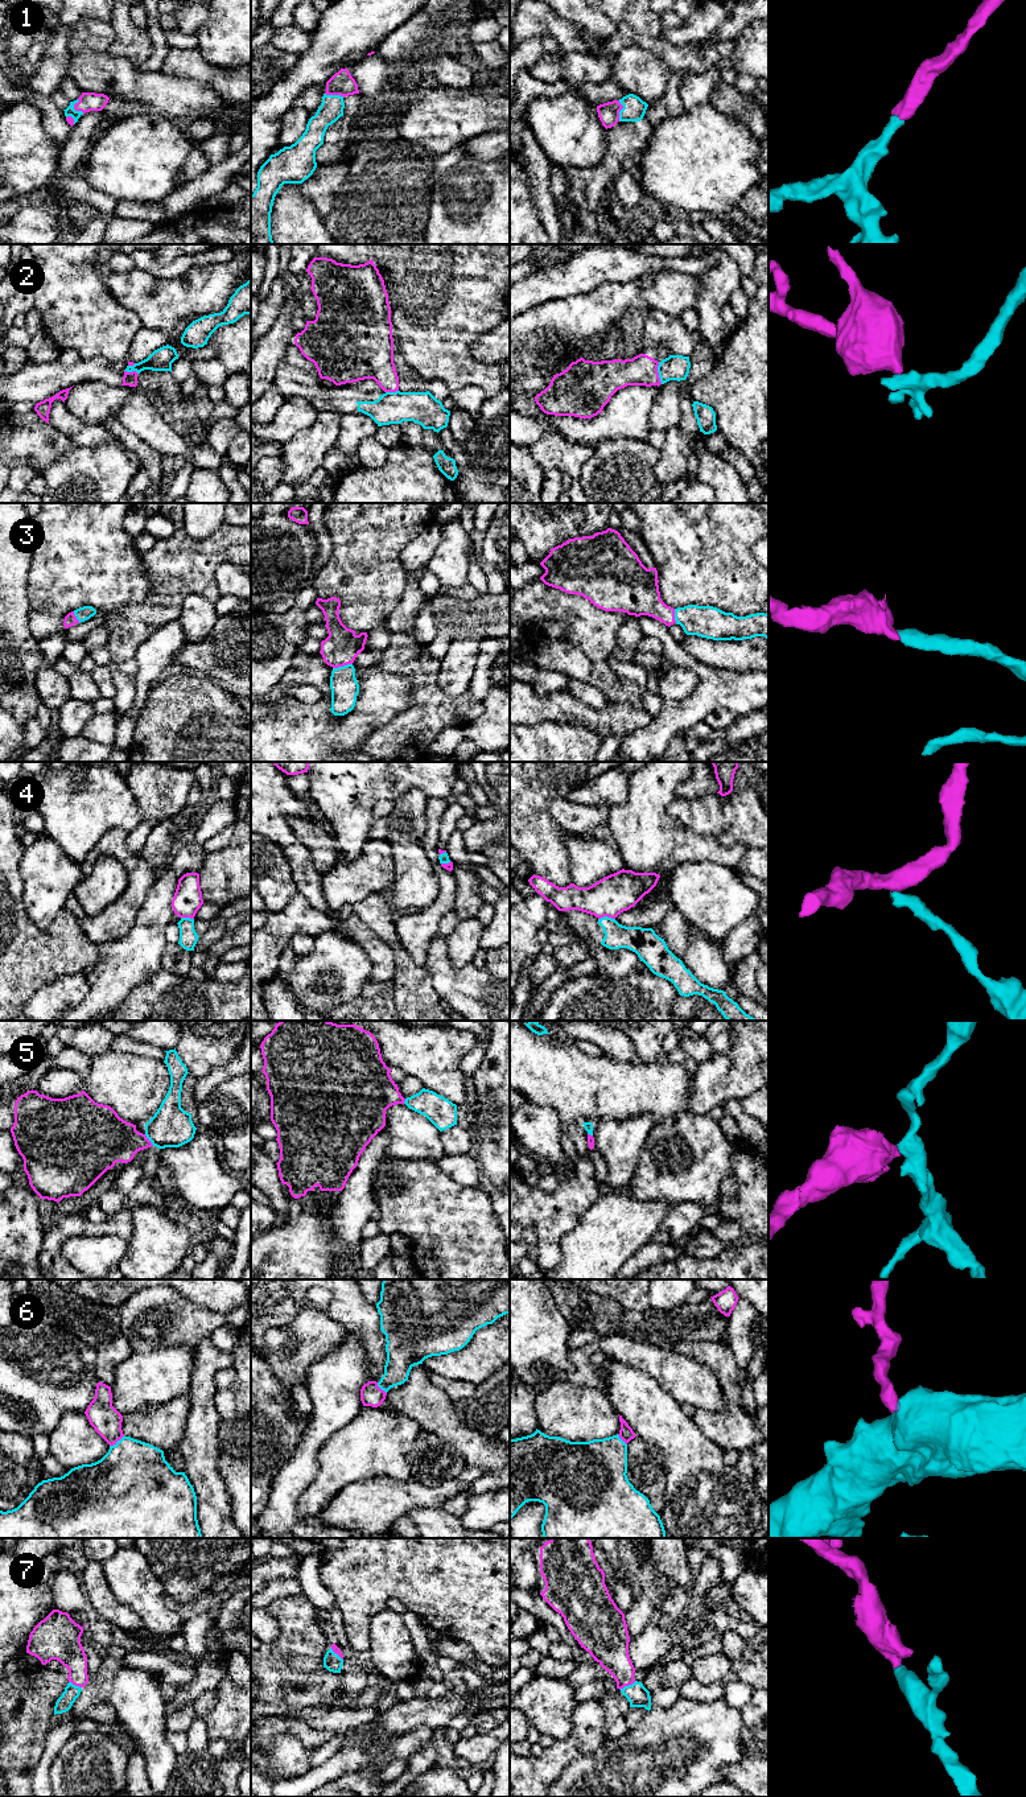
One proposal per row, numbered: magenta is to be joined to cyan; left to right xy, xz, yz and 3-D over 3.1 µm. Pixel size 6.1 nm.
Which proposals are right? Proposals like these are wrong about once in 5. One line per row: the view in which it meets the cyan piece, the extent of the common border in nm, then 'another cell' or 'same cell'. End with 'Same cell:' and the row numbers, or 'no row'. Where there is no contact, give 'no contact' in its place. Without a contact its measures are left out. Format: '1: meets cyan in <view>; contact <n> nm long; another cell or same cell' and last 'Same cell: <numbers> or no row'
1: meets cyan in xy; contact 100 nm long; same cell
2: meets cyan in yz; contact 140 nm long; another cell
3: meets cyan in xz; contact 120 nm long; same cell
4: meets cyan in yz; contact 100 nm long; another cell
5: meets cyan in xy; contact 90 nm long; another cell
6: meets cyan in xy; contact 120 nm long; same cell
7: meets cyan in yz; contact 120 nm long; same cell
Same cell: 1, 3, 6, 7

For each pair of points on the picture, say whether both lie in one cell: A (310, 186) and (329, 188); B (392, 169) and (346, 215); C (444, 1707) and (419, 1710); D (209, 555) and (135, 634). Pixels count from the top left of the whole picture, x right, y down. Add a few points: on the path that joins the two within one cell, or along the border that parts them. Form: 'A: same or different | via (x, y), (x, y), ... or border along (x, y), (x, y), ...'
A: same | via (314, 188), (325, 188)
B: same | via (380, 181), (358, 203)
C: same | via (437, 1710), (425, 1710)
D: same | via (188, 569), (152, 605), (151, 613)

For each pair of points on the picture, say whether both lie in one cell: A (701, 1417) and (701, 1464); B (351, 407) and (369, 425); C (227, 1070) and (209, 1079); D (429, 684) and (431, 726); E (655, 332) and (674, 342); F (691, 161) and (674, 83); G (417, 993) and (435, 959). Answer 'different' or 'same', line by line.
A: different
B: different
C: same
D: same
E: same
F: different
G: different

